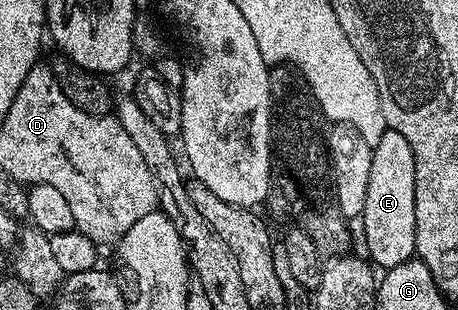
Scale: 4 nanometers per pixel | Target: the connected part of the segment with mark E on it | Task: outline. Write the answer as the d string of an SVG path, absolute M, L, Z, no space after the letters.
M387 128L377 141L377 146L371 149L371 157L373 162L369 165L369 187L365 194L365 210L361 217L363 240L367 243L366 255L370 263L386 270L393 266L401 266L401 262L415 256L417 202L413 149L402 134Z

